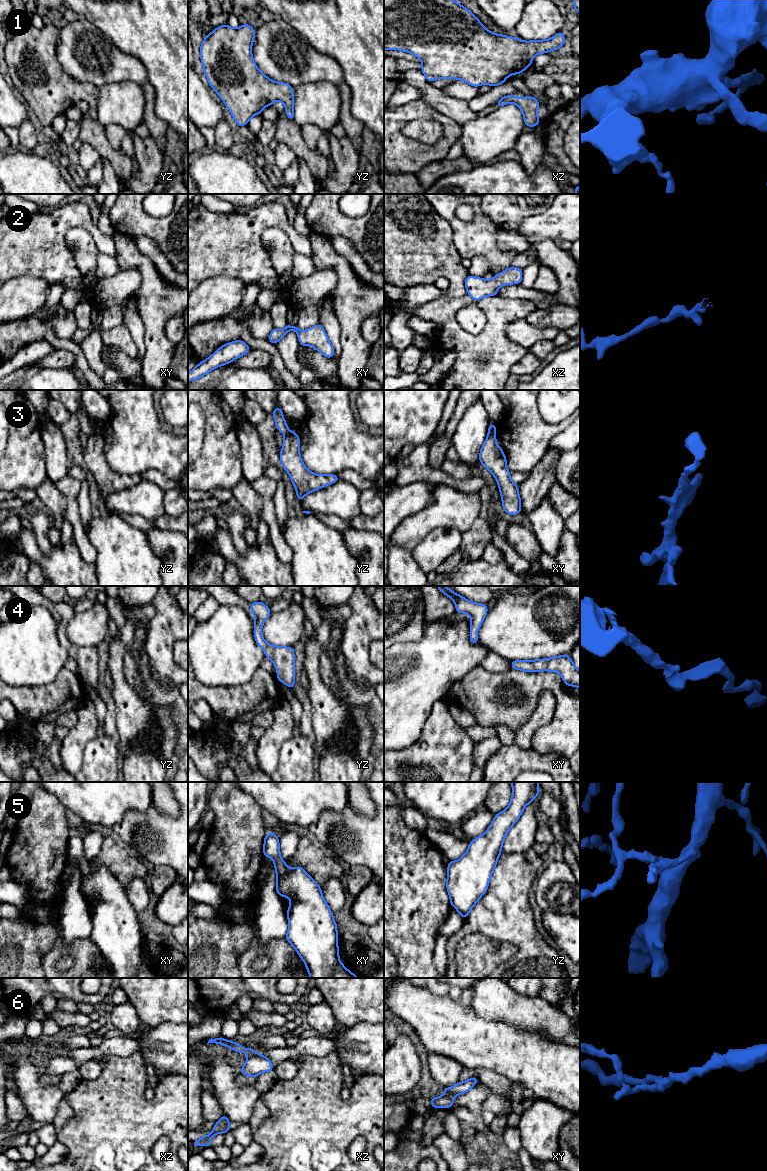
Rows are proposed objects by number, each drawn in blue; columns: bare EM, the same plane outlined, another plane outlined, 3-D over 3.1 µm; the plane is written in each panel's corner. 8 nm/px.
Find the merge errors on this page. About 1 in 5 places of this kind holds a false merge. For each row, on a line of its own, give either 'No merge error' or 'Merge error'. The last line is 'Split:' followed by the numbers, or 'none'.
1: No merge error
2: No merge error
3: Merge error
4: No merge error
5: No merge error
6: Merge error
Split: 3, 6

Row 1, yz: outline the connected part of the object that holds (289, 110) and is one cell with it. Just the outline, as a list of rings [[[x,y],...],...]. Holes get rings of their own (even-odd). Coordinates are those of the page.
[[[248,23],[240,25],[237,29],[230,27],[228,24],[224,24],[208,34],[200,46],[200,58],[208,83],[222,99],[239,127],[247,125],[253,116],[261,114],[265,107],[272,105],[275,101],[281,101],[285,105],[288,119],[294,120],[293,87],[287,83],[275,82],[269,79],[258,69],[252,58],[252,43],[254,37],[255,29]]]

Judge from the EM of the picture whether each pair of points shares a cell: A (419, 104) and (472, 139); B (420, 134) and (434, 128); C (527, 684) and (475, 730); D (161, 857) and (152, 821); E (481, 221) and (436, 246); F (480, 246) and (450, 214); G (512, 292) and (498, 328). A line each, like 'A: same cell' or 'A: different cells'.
A: different cells
B: same cell
C: different cells
D: same cell
E: different cells
F: same cell
G: different cells

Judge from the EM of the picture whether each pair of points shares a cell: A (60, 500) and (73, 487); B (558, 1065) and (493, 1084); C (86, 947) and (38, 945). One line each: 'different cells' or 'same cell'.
A: different cells
B: different cells
C: different cells

